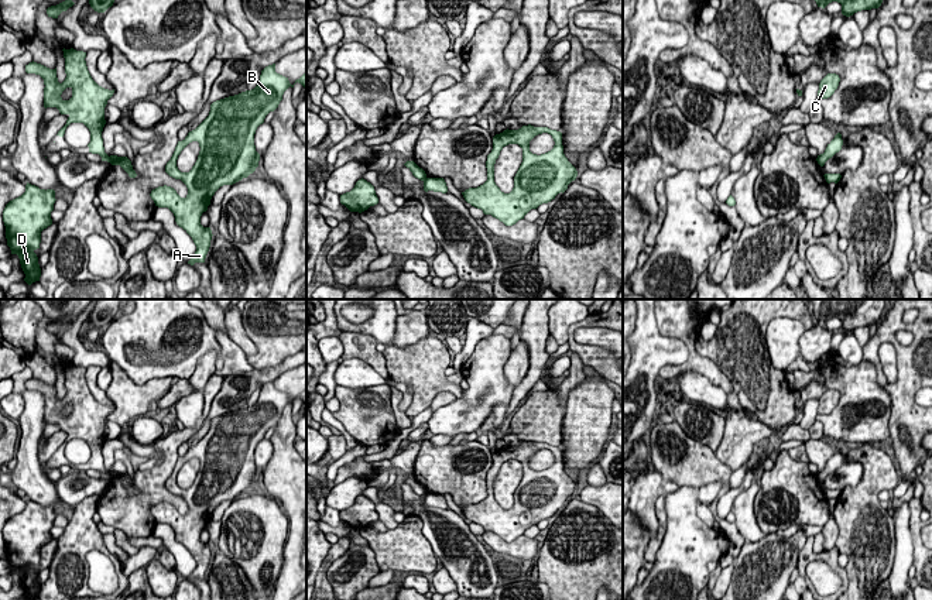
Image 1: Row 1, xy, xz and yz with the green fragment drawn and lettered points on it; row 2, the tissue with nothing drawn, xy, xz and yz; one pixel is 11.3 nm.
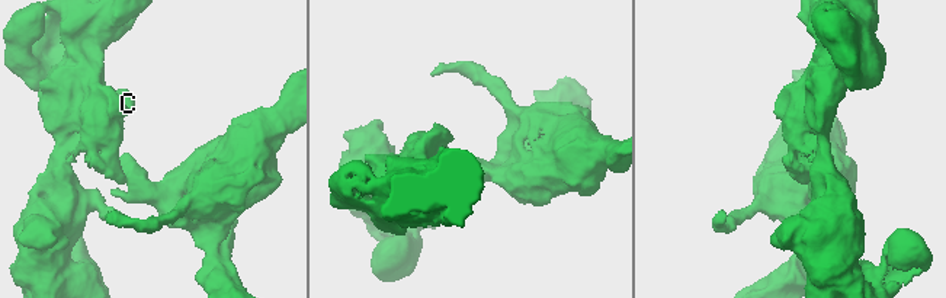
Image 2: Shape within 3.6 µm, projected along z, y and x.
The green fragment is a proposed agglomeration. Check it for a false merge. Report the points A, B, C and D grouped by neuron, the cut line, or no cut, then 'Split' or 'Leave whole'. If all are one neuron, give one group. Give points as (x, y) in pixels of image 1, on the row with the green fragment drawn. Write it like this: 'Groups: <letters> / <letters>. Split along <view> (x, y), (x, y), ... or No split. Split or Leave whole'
Groups: A B / C D. Split along xy (109, 157), (110, 161). Split

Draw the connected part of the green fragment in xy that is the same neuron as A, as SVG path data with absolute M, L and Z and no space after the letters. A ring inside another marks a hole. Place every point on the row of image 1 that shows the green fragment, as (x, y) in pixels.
M275 64L268 65L254 89L213 102L209 116L178 141L165 172L181 179L188 195L181 198L174 188L164 185L153 189L150 196L155 206L168 208L177 224L192 237L196 251L188 264L205 263L213 234L210 227L201 224L201 216L220 186L233 185L256 171L260 161L256 130L278 107L289 86L294 88L288 78L275 72ZM192 141L201 147L198 160L189 172L181 172L178 155Z

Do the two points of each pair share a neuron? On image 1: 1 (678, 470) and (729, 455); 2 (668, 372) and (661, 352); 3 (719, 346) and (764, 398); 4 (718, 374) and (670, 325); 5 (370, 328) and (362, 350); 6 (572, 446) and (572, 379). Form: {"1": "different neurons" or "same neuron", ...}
{"1": "different neurons", "2": "different neurons", "3": "same neuron", "4": "same neuron", "5": "different neurons", "6": "different neurons"}

